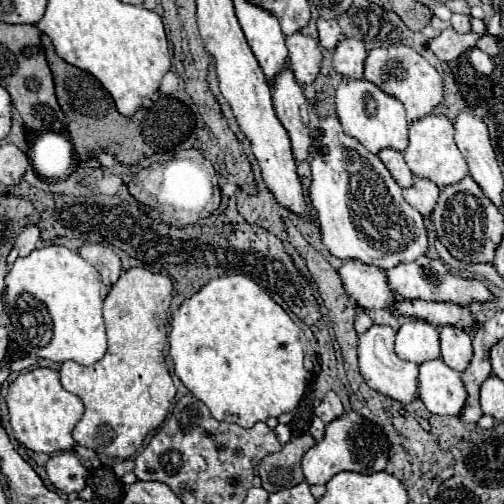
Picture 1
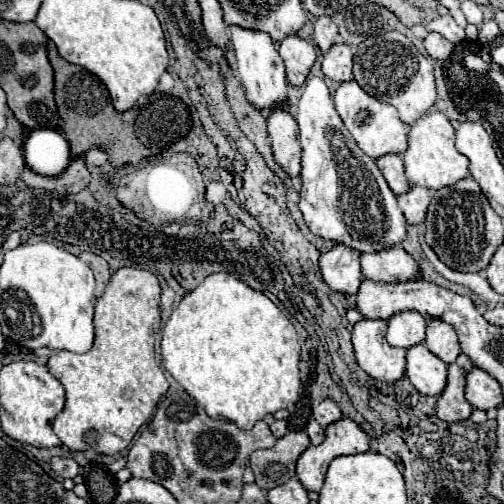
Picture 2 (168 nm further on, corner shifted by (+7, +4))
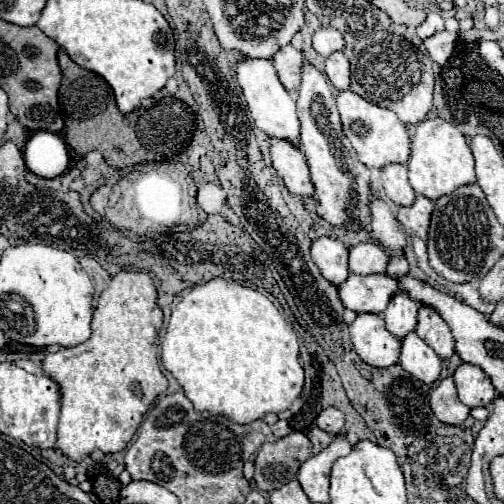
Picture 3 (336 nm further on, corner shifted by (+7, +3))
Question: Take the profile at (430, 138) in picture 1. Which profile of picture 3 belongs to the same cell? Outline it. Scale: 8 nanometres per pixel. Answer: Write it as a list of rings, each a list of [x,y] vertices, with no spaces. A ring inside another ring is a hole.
[[[428,118],[418,124],[414,140],[412,140],[412,154],[408,160],[408,176],[410,184],[416,194],[422,194],[430,200],[438,200],[444,194],[452,194],[456,188],[464,184],[476,182],[474,174],[474,156],[464,134],[448,124],[442,118]]]

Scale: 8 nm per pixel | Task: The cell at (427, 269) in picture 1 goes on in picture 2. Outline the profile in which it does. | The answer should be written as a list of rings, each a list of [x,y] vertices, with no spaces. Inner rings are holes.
[[[392,247],[378,253],[360,255],[362,275],[372,281],[406,283],[408,279],[422,279],[420,263],[402,247]]]

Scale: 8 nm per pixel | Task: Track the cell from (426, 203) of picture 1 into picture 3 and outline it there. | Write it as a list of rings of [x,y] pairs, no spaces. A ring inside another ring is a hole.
[[[418,196],[412,206],[402,206],[398,208],[398,222],[406,228],[408,234],[420,236],[422,240],[428,238],[428,226],[430,226],[430,214],[432,214],[434,202]]]

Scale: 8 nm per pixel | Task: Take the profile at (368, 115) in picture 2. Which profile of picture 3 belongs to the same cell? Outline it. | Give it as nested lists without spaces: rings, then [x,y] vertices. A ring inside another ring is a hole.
[[[344,90],[338,94],[338,112],[342,118],[342,128],[352,148],[358,154],[358,160],[366,168],[384,168],[388,164],[406,164],[410,158],[410,136],[406,132],[404,122],[386,108],[380,108],[372,102],[366,102],[352,90]]]

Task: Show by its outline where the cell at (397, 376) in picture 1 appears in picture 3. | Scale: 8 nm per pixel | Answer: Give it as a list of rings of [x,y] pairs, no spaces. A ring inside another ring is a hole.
[[[358,314],[350,324],[350,338],[356,354],[374,368],[388,368],[398,362],[400,340],[392,336],[378,314]]]

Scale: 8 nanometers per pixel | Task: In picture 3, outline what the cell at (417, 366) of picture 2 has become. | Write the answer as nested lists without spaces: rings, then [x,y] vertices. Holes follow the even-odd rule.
[[[408,332],[402,340],[400,366],[414,378],[430,384],[440,376],[442,358],[416,332]]]

